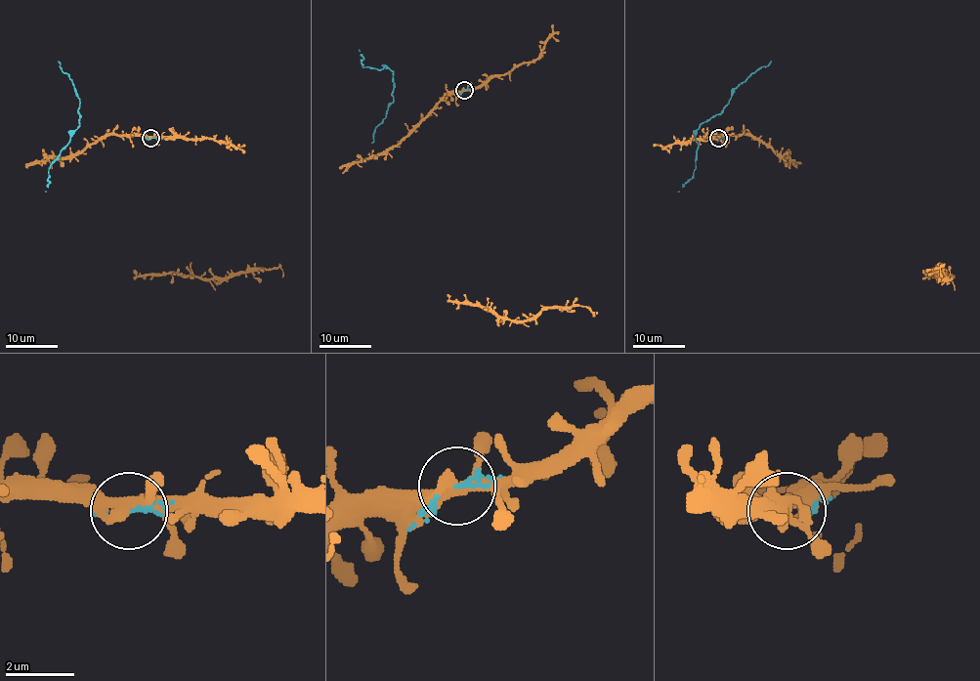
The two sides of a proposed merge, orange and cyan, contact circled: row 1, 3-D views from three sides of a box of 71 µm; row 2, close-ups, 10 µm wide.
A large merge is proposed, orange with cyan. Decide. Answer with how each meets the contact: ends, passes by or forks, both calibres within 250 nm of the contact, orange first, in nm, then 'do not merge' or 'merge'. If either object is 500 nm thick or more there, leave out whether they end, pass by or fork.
orange forks there; cyan ends there; 320 nm thick on the orange side, 130 nm on the other; merge

